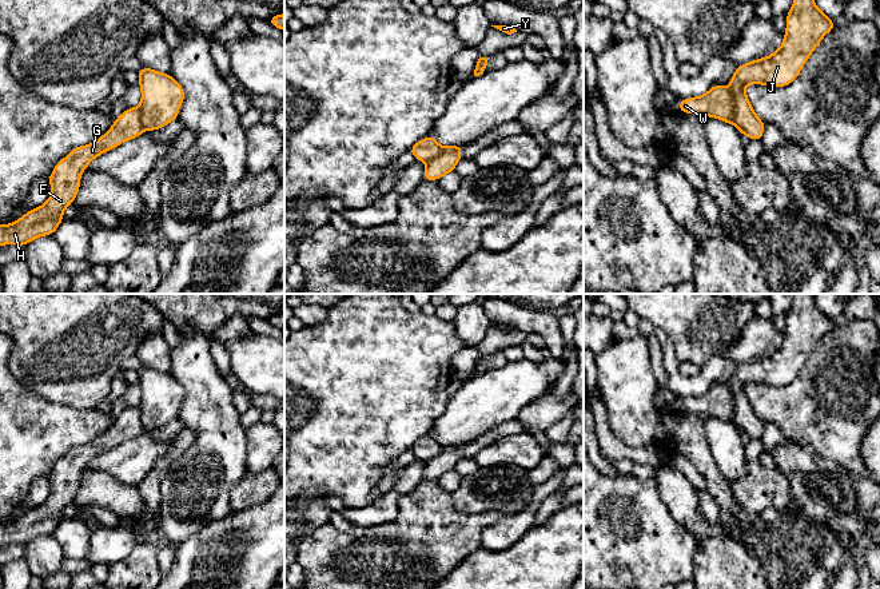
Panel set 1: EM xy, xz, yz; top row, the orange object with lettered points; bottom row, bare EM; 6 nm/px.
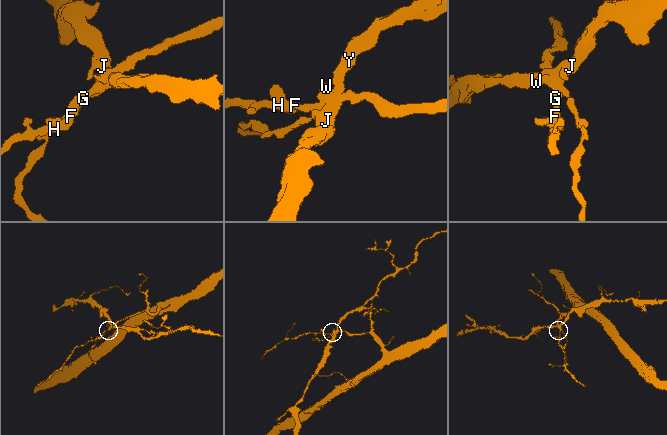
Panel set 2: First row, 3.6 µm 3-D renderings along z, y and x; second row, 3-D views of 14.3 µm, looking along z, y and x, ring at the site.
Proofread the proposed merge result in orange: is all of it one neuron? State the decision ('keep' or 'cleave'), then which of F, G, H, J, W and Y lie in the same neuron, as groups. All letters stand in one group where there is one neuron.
cleave | F G H W / J Y

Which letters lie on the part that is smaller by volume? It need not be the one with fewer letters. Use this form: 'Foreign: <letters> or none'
Foreign: J, Y

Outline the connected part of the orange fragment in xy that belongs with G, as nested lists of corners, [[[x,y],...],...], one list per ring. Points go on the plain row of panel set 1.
[[[140,406],[127,407],[96,441],[75,446],[53,466],[48,477],[52,486],[48,500],[16,521],[0,524],[0,545],[19,544],[24,546],[39,536],[53,534],[64,518],[63,510],[76,498],[81,471],[87,465],[96,455],[138,437],[143,430]]]

